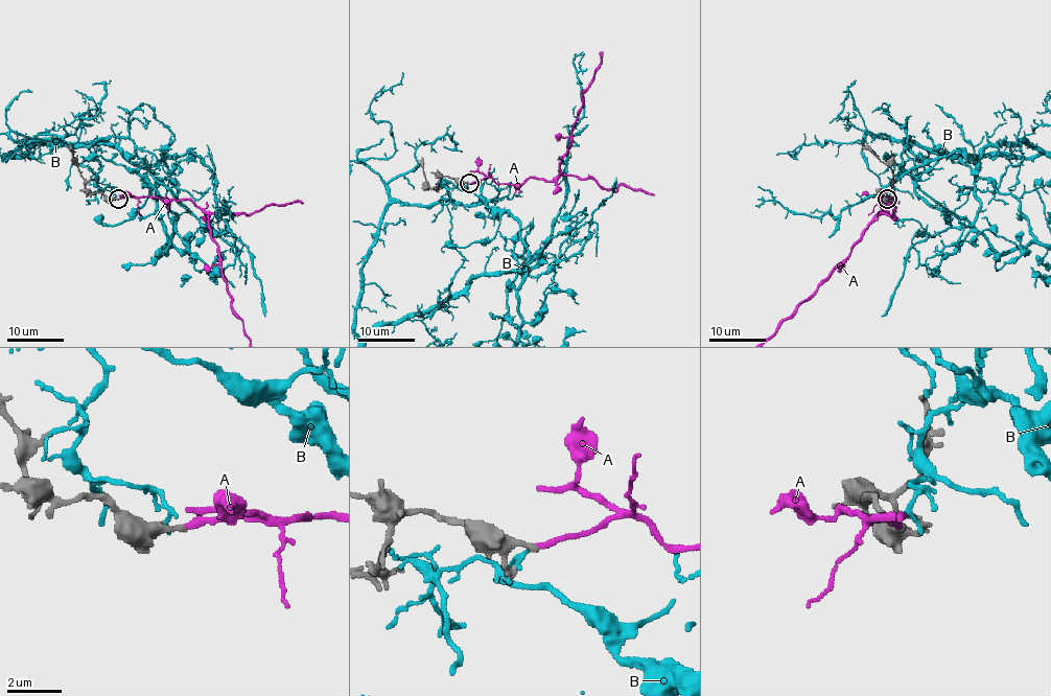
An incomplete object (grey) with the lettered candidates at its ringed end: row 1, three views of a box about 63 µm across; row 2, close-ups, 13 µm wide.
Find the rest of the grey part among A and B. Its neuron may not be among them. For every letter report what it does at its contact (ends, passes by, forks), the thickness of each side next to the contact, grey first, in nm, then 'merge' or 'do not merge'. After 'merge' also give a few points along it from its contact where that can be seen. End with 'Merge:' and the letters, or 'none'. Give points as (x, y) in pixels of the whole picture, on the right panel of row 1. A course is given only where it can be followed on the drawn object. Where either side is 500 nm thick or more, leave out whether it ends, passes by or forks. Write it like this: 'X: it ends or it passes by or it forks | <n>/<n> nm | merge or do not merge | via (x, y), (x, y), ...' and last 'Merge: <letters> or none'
A: it ends | 260/220 nm | merge | via (888, 199), (881, 196), (888, 196), (882, 200), (885, 208), (849, 255)
B: it ends | 200/160 nm | do not merge
Merge: A

